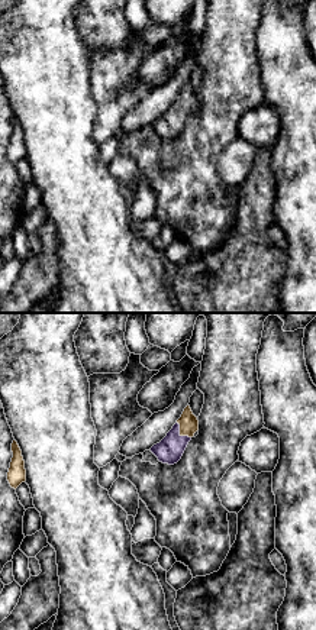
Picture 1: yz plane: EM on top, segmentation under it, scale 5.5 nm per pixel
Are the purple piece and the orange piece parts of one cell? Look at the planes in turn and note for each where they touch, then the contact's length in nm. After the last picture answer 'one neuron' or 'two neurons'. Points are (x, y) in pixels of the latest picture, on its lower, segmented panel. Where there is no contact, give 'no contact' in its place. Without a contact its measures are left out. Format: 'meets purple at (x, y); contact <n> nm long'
meets purple at (179, 433); contact 120 nm long

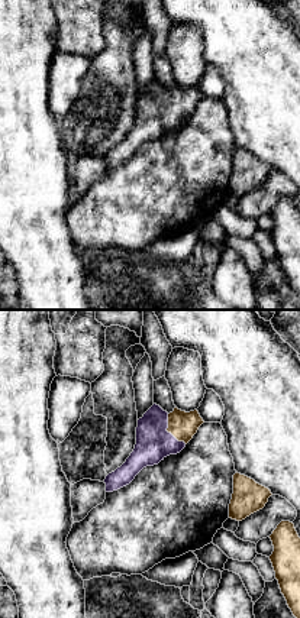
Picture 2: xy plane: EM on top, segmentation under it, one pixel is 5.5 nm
meets purple at (167, 432); contact 200 nm long

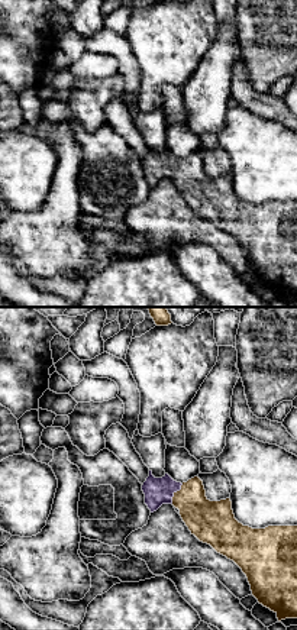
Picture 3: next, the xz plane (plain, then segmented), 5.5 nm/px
meets purple at (173, 494); contact 130 nm long

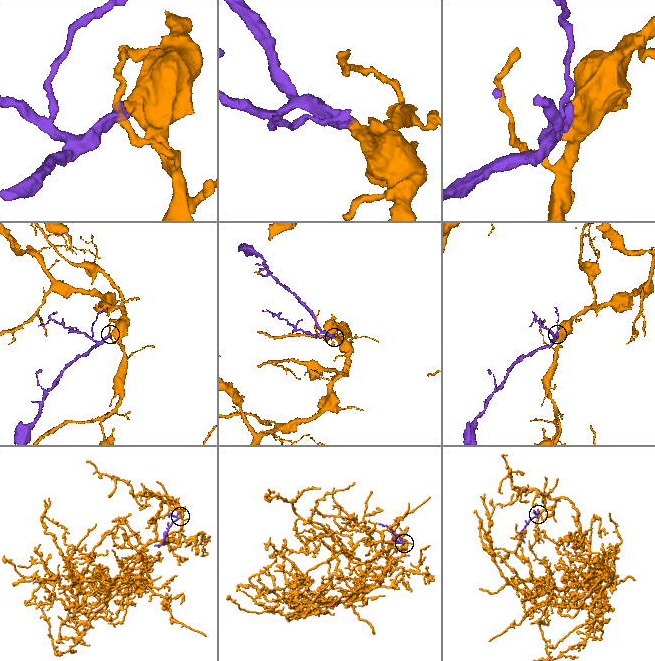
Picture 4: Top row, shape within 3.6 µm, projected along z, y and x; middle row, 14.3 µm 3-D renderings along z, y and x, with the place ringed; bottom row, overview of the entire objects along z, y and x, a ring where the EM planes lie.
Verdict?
one neuron

